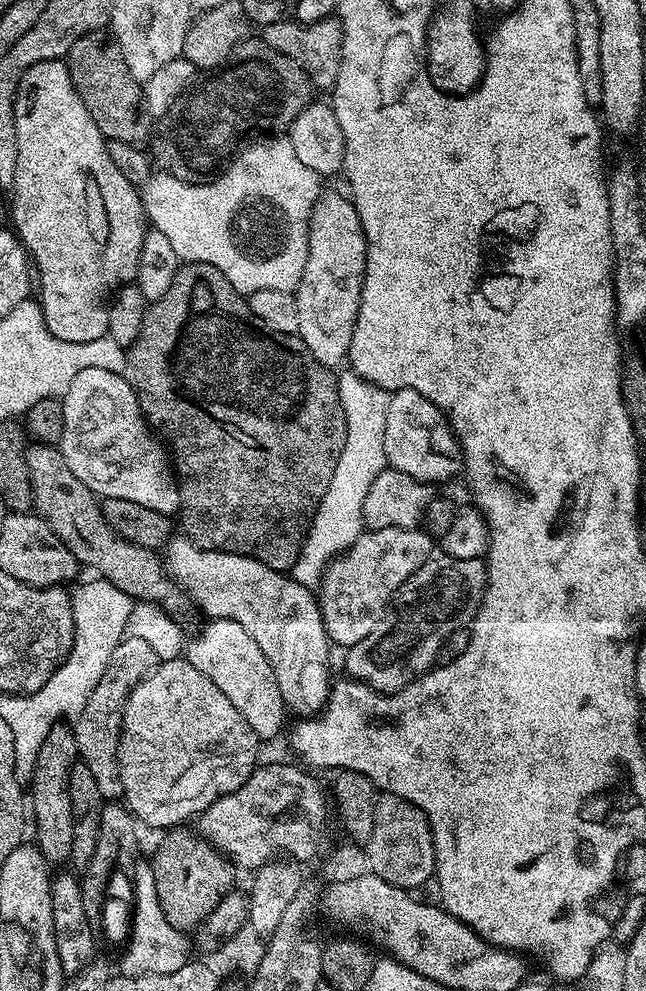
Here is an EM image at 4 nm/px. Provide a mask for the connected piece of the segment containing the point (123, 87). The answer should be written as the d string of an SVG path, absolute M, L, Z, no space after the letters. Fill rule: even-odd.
M107 31L91 32L78 38L78 42L70 46L66 63L78 98L82 98L86 110L90 110L90 118L94 118L105 140L127 140L136 148L144 148L147 140L149 143L153 139L154 120L144 106L141 81L130 74L122 50Z

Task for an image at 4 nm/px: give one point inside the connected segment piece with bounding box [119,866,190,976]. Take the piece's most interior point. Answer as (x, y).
(155, 947)

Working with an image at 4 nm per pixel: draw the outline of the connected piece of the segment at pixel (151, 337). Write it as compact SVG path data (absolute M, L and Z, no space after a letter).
M181 263L180 269L174 274L174 282L170 282L170 290L166 290L162 298L147 305L138 336L126 351L128 357L122 374L130 382L138 398L140 408L144 411L144 419L159 433L170 453L170 463L180 486L178 519L184 527L183 535L200 548L249 556L270 566L276 572L287 573L300 557L304 540L308 537L308 527L312 525L314 514L330 485L334 466L338 466L338 454L342 454L346 445L346 414L343 413L342 402L339 401L337 373L318 362L314 354L310 354L308 347L301 342L299 335L270 330L265 324L258 322L247 299L238 290L234 290L230 282L226 282L226 274L209 264Z

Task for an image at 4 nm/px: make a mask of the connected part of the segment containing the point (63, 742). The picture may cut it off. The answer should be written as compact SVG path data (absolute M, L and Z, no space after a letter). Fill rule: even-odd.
M67 723L56 724L42 742L42 750L38 750L38 758L34 762L34 774L30 781L30 816L36 819L36 837L34 843L46 858L49 866L60 866L72 854L74 842L74 810L70 806L70 766L78 762L76 737Z

